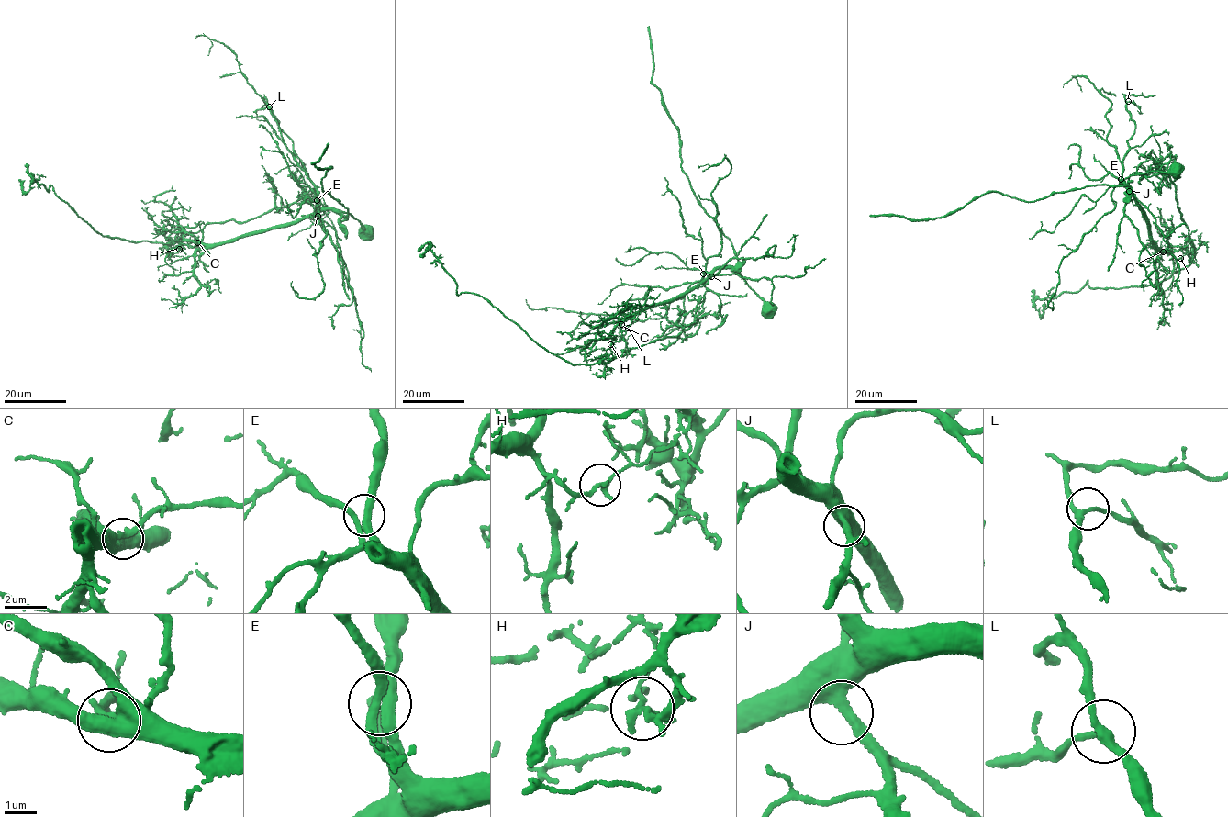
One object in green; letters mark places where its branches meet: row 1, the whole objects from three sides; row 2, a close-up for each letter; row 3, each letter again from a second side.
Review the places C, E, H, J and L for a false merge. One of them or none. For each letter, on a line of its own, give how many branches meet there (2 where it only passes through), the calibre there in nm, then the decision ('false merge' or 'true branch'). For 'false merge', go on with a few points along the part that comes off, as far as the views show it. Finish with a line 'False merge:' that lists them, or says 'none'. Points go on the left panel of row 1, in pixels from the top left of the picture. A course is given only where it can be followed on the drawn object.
C: 2 | 320 nm | true branch
E: 2 | 360 nm | true branch
H: 2 | 240 nm | false merge | (179, 249), (179, 240), (102, 235), (51, 185), (48, 191), (32, 177), (26, 192), (18, 179)
J: 2 | 440 nm | true branch
L: 3 | 220 nm | true branch
False merge: H

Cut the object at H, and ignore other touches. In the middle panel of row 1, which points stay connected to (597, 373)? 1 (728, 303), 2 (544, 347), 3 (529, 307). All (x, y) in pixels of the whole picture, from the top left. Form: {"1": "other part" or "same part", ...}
{"1": "same part", "2": "same part", "3": "other part"}

